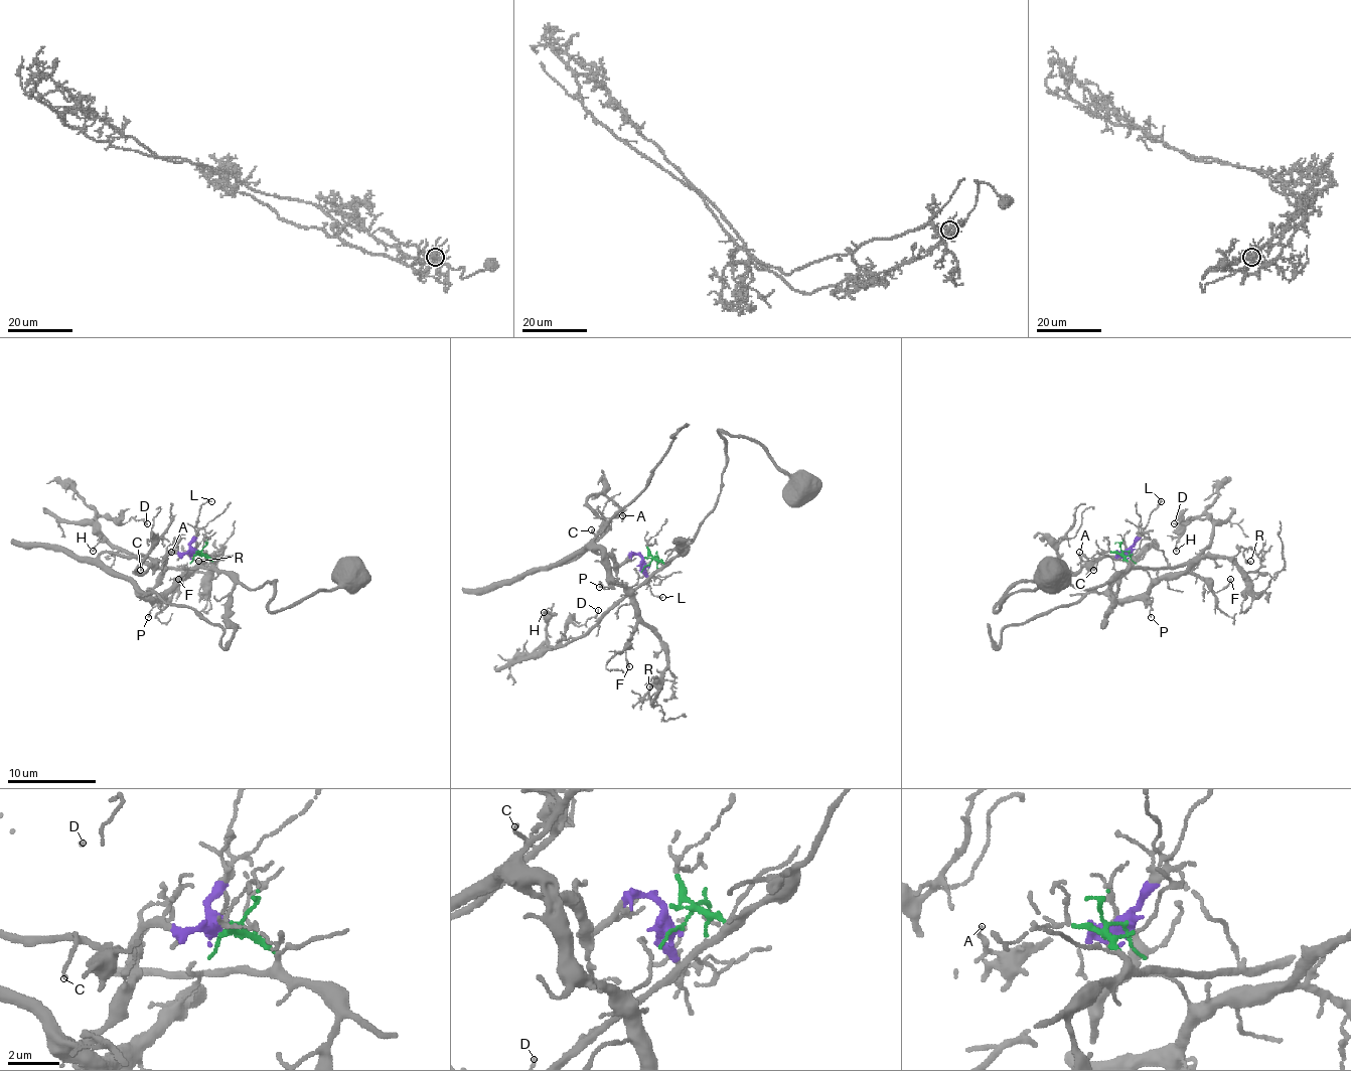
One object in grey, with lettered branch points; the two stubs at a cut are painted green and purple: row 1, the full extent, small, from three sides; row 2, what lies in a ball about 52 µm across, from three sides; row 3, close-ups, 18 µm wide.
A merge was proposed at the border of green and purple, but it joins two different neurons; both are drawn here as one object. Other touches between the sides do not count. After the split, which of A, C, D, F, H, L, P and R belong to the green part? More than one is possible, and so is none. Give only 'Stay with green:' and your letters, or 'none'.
Stay with green: D, H

